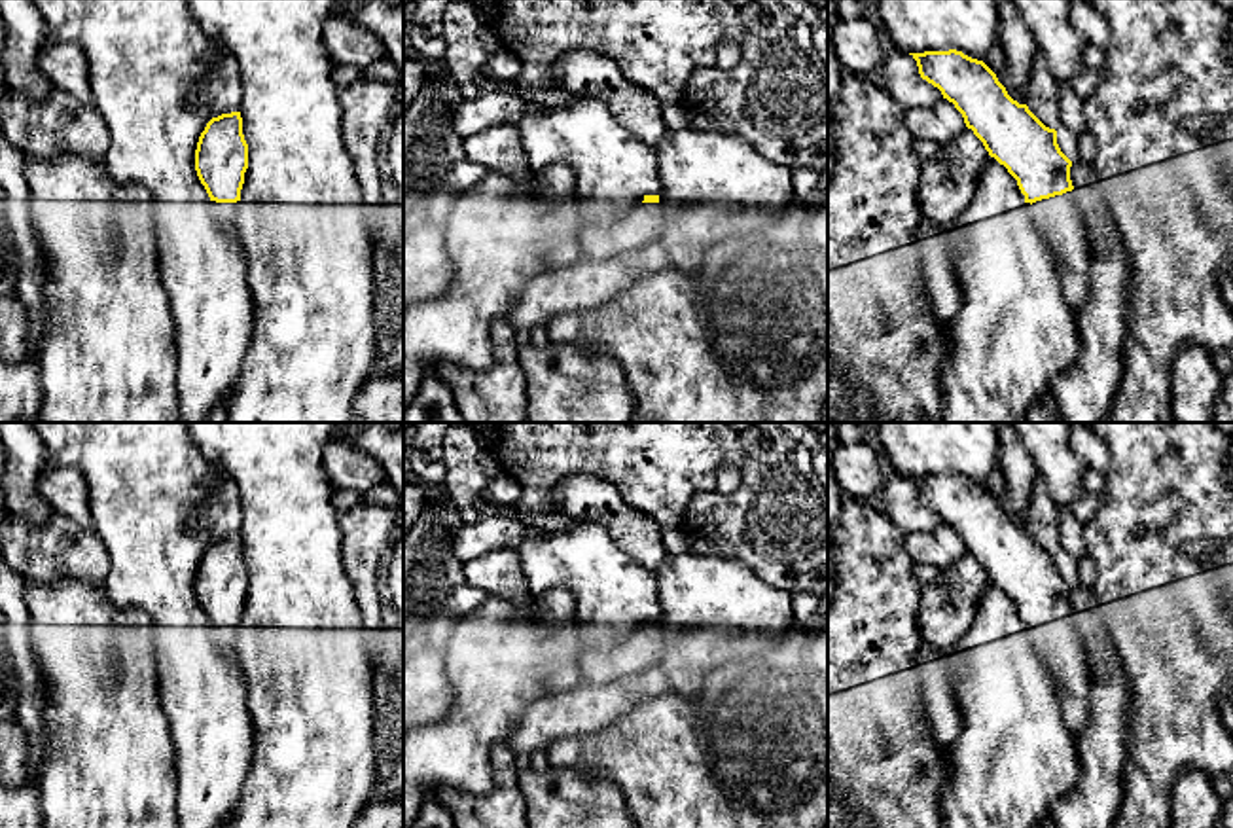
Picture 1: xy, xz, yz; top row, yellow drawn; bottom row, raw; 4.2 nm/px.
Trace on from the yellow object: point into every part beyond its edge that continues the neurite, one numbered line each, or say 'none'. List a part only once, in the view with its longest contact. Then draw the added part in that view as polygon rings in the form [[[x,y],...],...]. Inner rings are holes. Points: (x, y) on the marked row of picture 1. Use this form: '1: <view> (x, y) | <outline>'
1: yz (1057, 218) | [[[1074,193],[1036,201],[1028,214],[1053,252],[1064,301],[1074,315],[1081,313],[1087,301],[1091,246]]]

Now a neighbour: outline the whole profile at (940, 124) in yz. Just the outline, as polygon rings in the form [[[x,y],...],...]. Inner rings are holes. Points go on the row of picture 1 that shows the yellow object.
[[[947,99],[932,108],[905,110],[903,119],[915,140],[930,140],[938,146],[949,142],[966,127],[962,114]]]

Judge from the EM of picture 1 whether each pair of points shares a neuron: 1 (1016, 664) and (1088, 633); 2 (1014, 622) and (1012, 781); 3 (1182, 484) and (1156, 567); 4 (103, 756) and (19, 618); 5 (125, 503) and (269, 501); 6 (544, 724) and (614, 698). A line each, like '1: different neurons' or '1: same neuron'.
1: different neurons
2: same neuron
3: same neuron
4: different neurons
5: different neurons
6: same neuron

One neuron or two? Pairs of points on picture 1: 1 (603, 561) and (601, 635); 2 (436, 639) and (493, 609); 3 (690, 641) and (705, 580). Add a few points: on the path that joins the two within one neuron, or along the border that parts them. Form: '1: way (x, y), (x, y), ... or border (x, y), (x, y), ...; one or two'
1: way (603, 580), (603, 616); one
2: border (457, 622), (449, 643), (442, 650); two
3: way (709, 630), (718, 626), (718, 612), (705, 599); one

